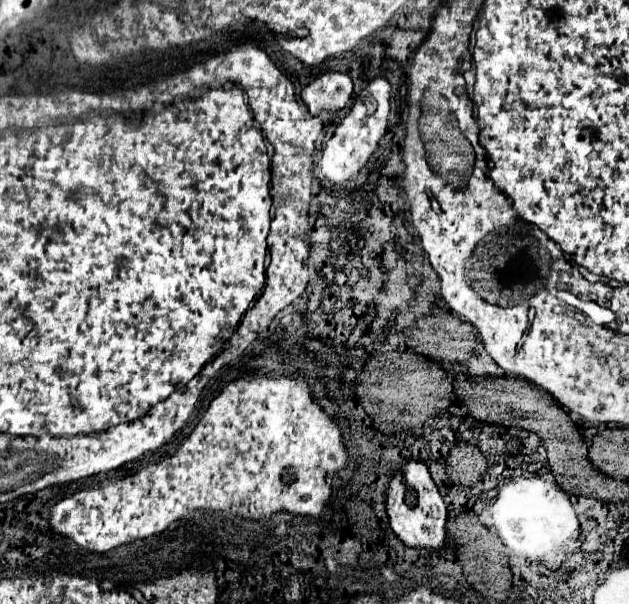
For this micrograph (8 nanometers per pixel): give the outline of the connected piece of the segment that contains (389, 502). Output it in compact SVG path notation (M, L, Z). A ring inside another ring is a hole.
M409 461L399 471L393 473L389 487L385 491L385 509L389 517L389 525L395 535L409 547L425 547L425 549L439 549L445 545L445 523L447 523L447 507L433 483L425 463ZM407 485L417 491L417 505L409 507L405 503Z

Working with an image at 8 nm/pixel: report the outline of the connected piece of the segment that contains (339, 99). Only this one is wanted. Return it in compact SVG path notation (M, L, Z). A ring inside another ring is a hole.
M323 73L321 77L313 79L303 91L301 99L311 111L317 115L319 111L341 111L347 107L354 92L353 81L345 73Z

